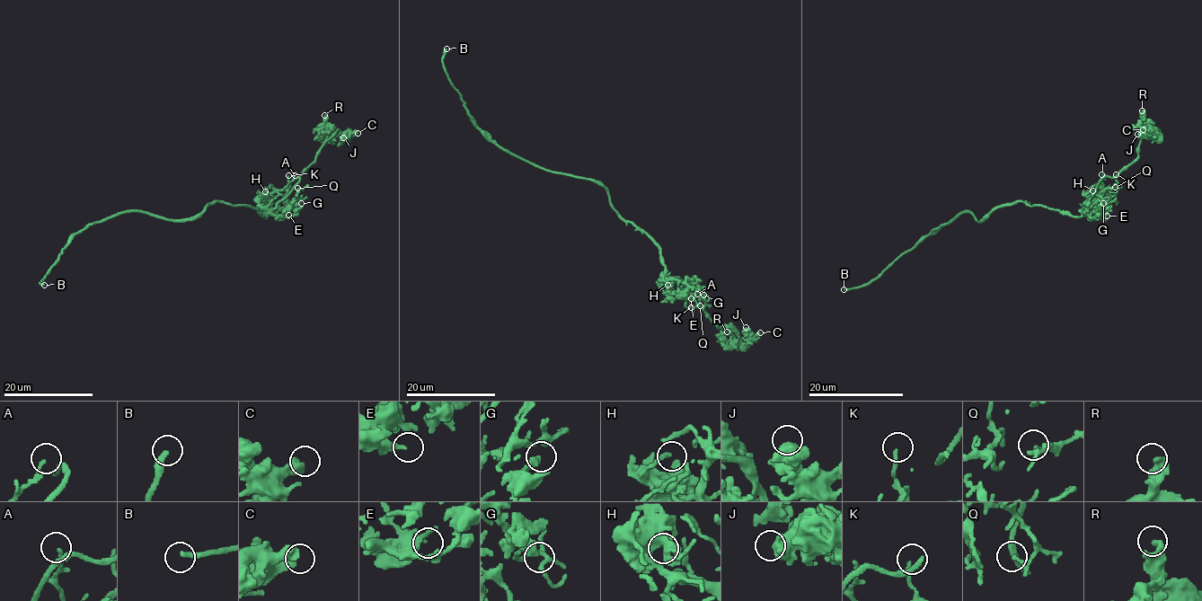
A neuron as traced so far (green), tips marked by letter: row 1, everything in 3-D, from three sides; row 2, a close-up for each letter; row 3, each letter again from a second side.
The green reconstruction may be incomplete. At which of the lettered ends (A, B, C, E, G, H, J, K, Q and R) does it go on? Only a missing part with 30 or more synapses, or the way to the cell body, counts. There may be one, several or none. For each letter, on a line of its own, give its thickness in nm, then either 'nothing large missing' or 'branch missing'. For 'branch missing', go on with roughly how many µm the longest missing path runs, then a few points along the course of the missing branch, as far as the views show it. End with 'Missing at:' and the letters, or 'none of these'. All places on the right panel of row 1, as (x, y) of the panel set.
A: calibre 120 nm; nothing large missing
B: calibre 320 nm; nothing large missing
C: calibre 500 nm; nothing large missing
E: calibre 260 nm; nothing large missing
G: calibre 280 nm; nothing large missing
H: calibre 200 nm; nothing large missing
J: calibre 460 nm; nothing large missing
K: calibre 180 nm; nothing large missing
Q: calibre 190 nm; nothing large missing
R: calibre 500 nm; nothing large missing
Missing at: none of these

